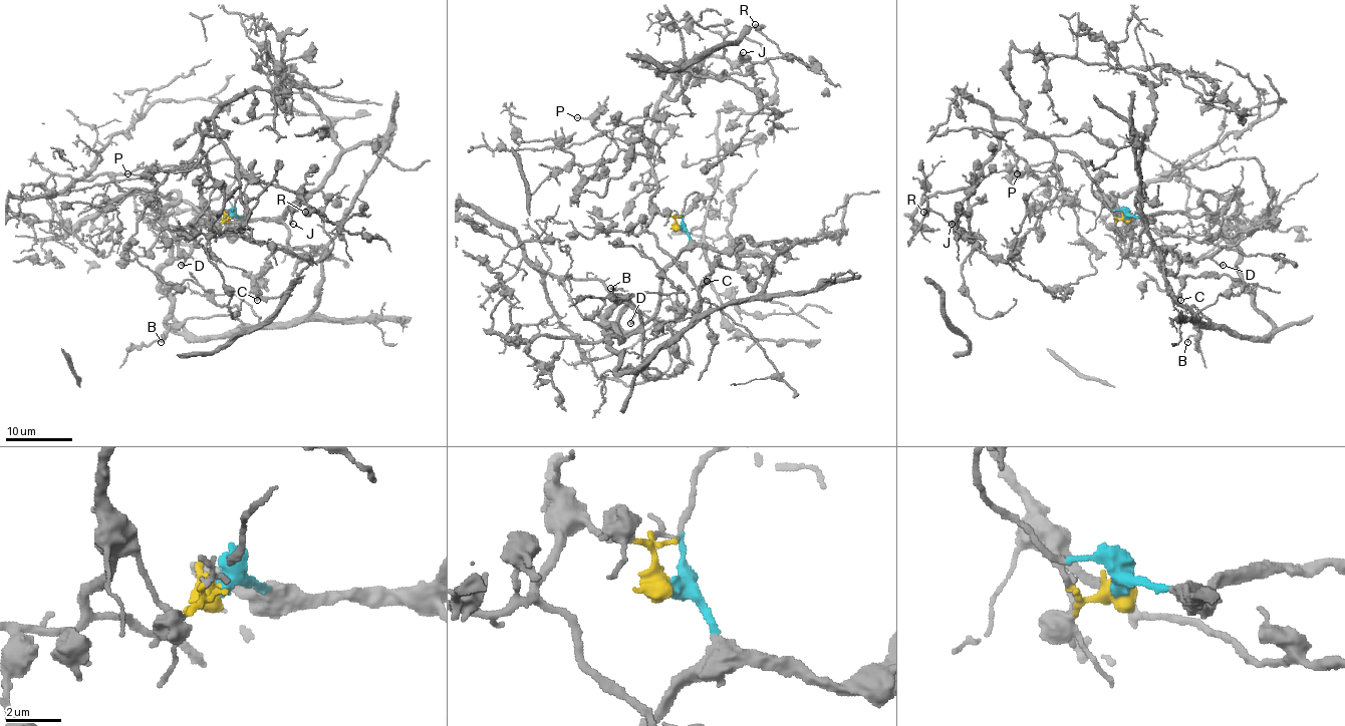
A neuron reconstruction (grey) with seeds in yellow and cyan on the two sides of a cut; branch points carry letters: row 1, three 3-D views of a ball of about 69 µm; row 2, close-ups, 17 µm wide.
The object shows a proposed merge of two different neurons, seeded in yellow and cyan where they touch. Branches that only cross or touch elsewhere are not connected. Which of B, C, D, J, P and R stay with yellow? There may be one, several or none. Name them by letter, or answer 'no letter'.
J, P, R

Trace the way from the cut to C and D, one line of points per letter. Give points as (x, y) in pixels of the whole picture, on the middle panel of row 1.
C: (679, 228), (720, 252), (738, 240), (743, 245), (738, 265), (723, 268), (718, 262), (708, 282)
D: (679, 228), (690, 245), (663, 273), (657, 310), (622, 340), (605, 328), (627, 337), (637, 312), (630, 323)

